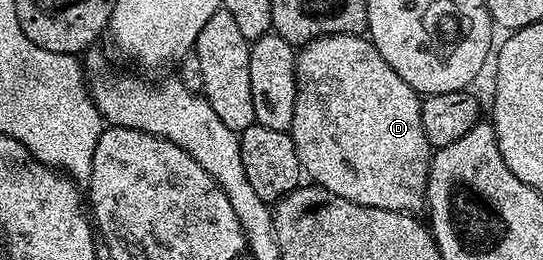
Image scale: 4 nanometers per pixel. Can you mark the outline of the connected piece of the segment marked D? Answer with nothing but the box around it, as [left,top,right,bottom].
[290,35,434,213]

